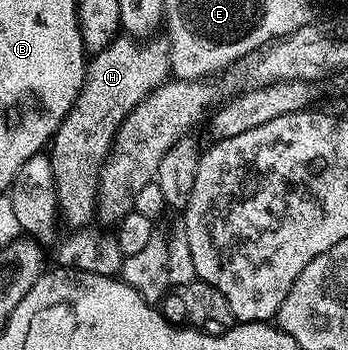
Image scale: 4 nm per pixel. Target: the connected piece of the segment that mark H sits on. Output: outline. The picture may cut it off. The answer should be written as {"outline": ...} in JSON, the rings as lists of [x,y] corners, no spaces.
{"outline":[[[117,35],[88,60],[87,78],[83,81],[75,105],[69,115],[65,115],[49,146],[59,216],[71,224],[72,230],[90,226],[96,220],[99,180],[121,123],[125,123],[129,111],[133,111],[137,103],[145,100],[160,85],[166,84],[171,76],[171,42],[163,35],[150,39]]]}

